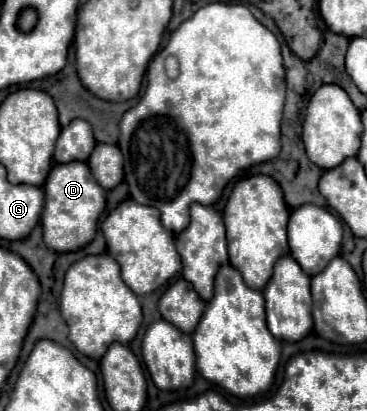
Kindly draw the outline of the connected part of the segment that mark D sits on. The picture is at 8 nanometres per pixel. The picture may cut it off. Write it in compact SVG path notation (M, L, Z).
M85 162L55 164L49 172L43 190L45 190L45 208L41 224L47 248L55 252L75 252L89 244L95 236L97 220L105 210L105 190L95 182L95 178L91 178L87 164Z

